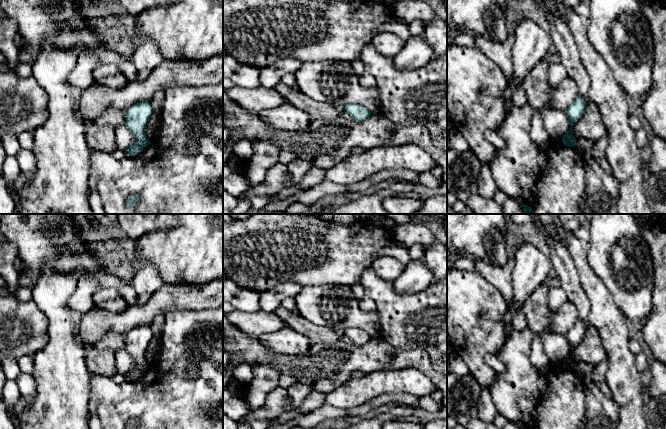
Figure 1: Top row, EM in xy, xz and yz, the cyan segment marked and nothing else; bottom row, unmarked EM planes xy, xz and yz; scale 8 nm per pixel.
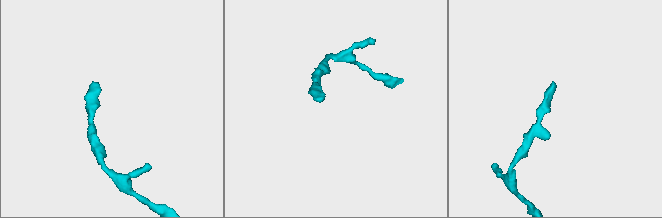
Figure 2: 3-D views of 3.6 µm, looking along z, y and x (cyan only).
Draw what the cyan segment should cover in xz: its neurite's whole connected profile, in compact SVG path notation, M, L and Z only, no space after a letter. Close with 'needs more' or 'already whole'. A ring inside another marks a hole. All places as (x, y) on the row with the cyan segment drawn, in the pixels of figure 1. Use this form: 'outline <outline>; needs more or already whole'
outline M348 104L342 110L347 112L356 122L362 122L371 115L371 112L360 104Z; already whole

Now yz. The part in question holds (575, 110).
outline M543 0L536 1L541 2L546 9L553 45L560 55L561 63L565 66L568 76L572 77L578 86L579 96L566 110L570 128L561 138L564 146L574 147L576 138L572 134L572 125L582 116L585 109L586 104L583 98L588 97L590 78L580 61L578 48L565 21L557 17Z; needs more

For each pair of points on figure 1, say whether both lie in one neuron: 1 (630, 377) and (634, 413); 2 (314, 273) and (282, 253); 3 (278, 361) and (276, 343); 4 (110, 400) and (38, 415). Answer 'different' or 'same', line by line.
1: same
2: same
3: different
4: different

